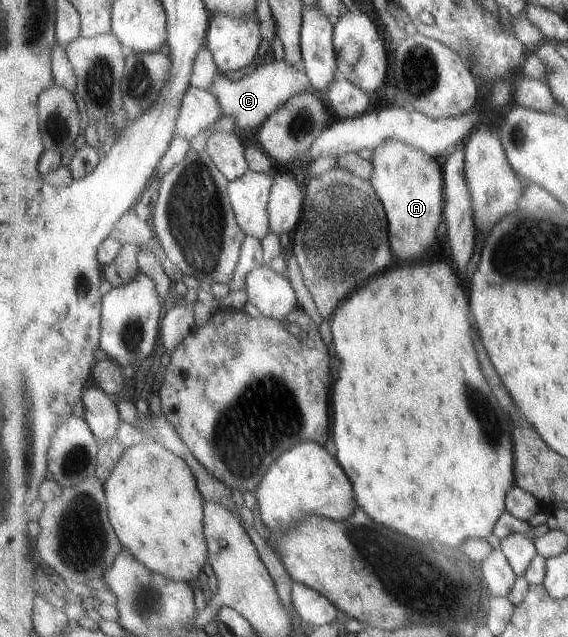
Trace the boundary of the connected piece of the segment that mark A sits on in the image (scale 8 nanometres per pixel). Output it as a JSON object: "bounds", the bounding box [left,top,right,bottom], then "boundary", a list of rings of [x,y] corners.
{"bounds":[370,139,444,261],"boundary":[[[397,139],[382,142],[374,150],[371,162],[375,171],[370,181],[385,204],[394,255],[404,261],[422,257],[436,243],[444,215],[444,171],[435,157]]]}

